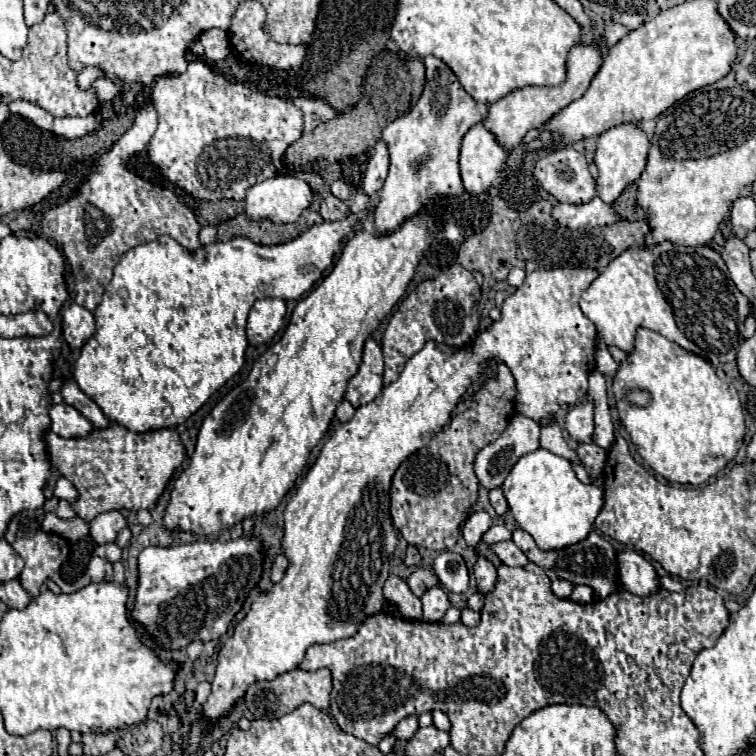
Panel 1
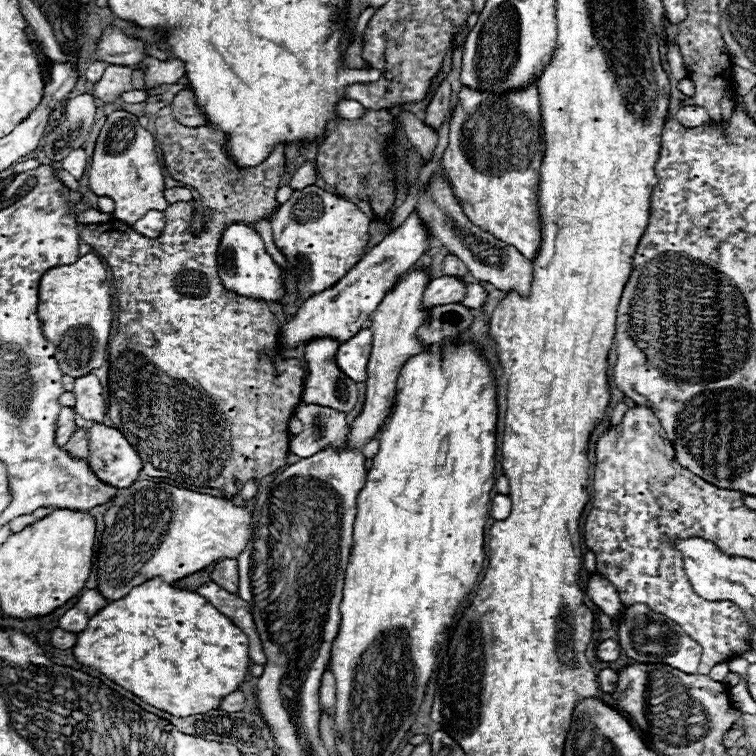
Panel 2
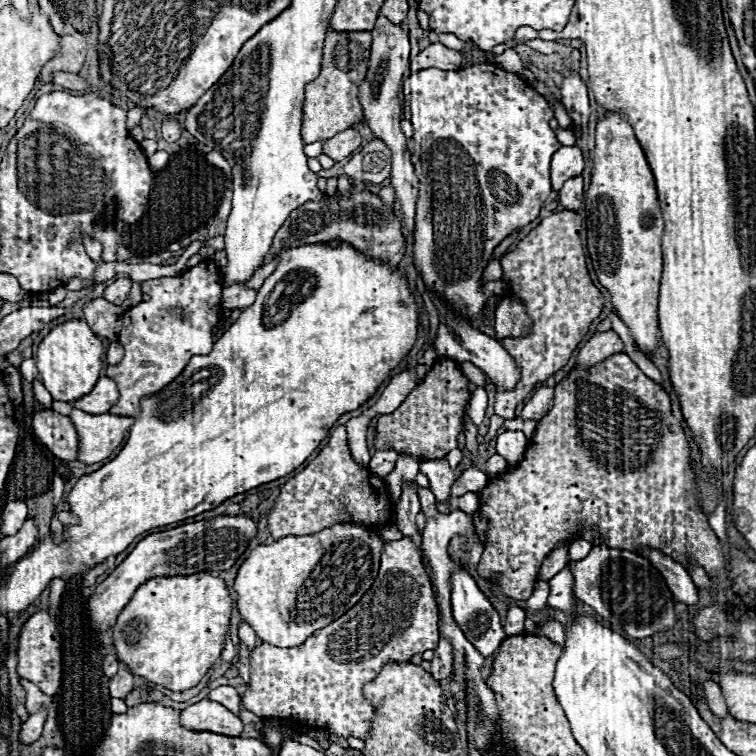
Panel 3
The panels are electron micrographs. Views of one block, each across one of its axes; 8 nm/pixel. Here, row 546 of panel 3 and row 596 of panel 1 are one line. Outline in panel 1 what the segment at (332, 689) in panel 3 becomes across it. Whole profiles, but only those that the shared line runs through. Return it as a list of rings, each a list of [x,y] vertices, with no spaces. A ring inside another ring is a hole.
[[[388,576],[384,584],[384,598],[396,606],[396,610],[408,618],[408,620],[420,620],[422,622],[422,602],[412,594],[408,588],[408,582],[400,576]]]

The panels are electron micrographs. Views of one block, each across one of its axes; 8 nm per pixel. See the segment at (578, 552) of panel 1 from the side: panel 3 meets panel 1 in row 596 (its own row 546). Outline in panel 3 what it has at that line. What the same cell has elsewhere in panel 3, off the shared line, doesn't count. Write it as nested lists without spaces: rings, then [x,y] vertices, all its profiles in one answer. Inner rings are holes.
[[[604,544],[594,546],[590,554],[580,560],[580,562],[568,562],[572,574],[574,574],[574,596],[588,604],[598,616],[602,616],[614,630],[626,632],[630,638],[648,638],[658,632],[668,632],[676,624],[676,614],[674,614],[674,600],[672,592],[662,584],[662,574],[640,554],[628,552],[628,550],[614,550],[606,548]]]

